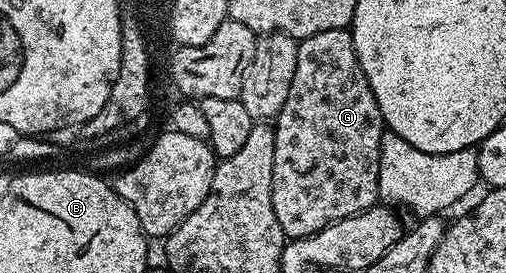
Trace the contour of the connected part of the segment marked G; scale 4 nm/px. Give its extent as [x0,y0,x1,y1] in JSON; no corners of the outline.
[273,29,387,240]

